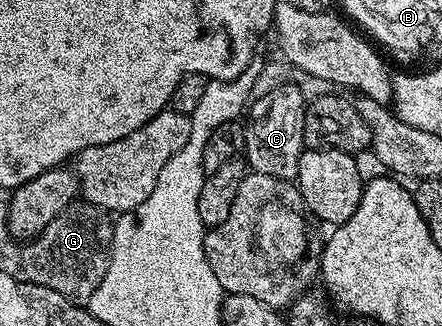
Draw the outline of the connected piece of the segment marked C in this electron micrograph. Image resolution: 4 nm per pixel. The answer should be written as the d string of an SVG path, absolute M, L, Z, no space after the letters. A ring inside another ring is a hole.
M297 85L277 87L271 93L252 100L253 120L245 123L243 152L250 172L276 179L296 180L299 157L301 152L306 150L303 133L306 106L306 92Z

